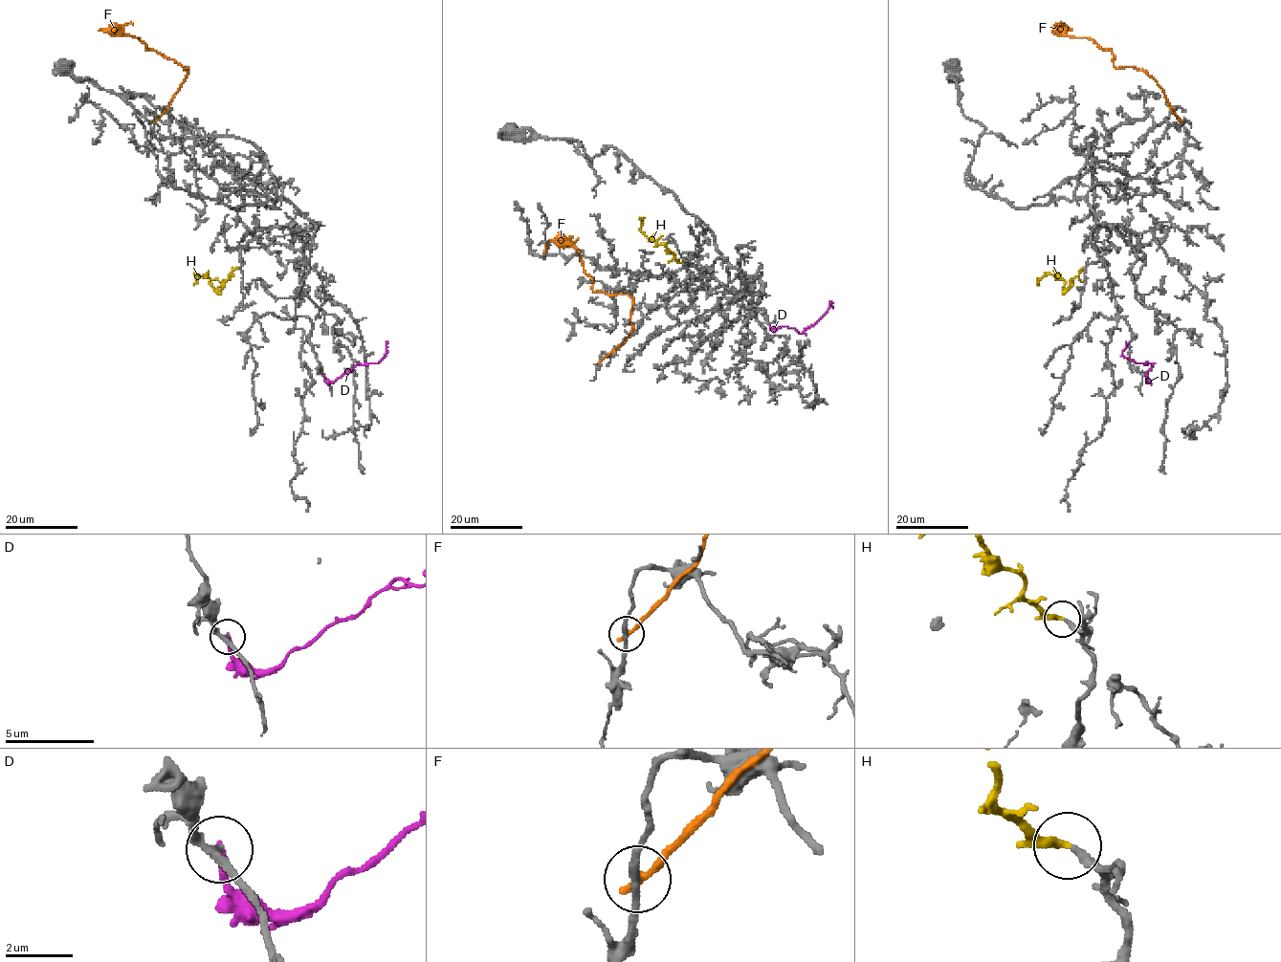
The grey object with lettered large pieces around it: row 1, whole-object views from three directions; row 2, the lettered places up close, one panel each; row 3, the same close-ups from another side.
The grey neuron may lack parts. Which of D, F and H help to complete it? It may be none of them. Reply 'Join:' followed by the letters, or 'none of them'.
Join: H

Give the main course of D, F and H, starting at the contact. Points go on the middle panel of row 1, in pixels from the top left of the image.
D: (769, 325), (772, 328), (784, 325), (802, 333), (826, 312), (830, 302), (832, 307)
F: (600, 360), (630, 332), (633, 298), (627, 294), (593, 292), (592, 279), (572, 246), (551, 241), (543, 251)
H: (682, 263), (664, 245), (656, 245), (650, 240), (641, 230), (640, 218)

